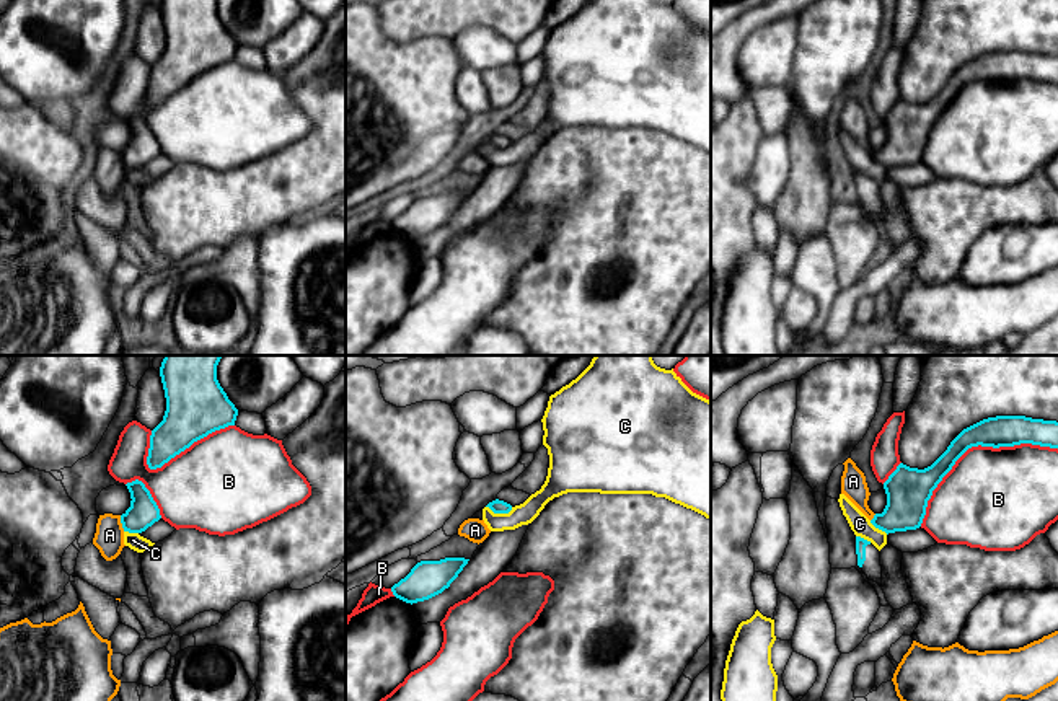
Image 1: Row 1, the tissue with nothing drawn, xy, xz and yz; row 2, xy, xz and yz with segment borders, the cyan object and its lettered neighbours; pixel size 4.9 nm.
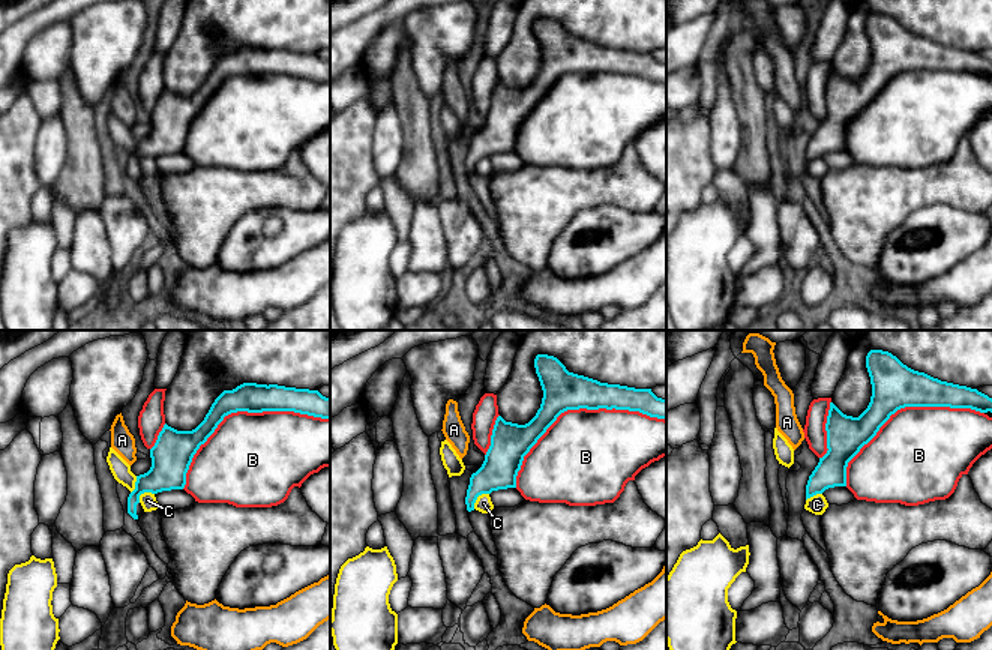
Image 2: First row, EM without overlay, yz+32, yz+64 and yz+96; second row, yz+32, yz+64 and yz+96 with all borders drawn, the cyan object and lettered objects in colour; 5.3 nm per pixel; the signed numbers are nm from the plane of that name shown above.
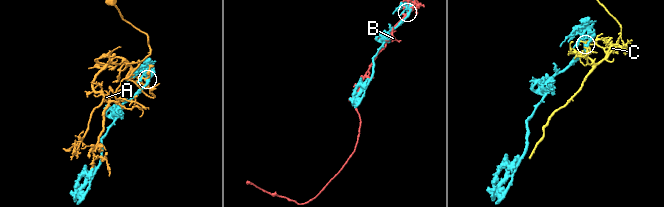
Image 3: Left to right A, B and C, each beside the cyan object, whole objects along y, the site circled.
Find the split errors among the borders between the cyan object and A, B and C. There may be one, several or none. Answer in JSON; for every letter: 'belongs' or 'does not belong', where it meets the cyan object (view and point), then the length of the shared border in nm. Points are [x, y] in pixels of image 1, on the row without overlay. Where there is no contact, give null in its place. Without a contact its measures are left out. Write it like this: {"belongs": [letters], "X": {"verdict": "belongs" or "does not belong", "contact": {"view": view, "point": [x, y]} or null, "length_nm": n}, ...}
{"belongs": [], "A": {"verdict": "does not belong", "contact": {"view": "xy", "point": [121, 157]}, "length_nm": 80}, "B": {"verdict": "does not belong", "contact": {"view": "yz", "point": [974, 80]}, "length_nm": 800}, "C": {"verdict": "does not belong", "contact": {"view": "xz", "point": [499, 147]}, "length_nm": 140}}

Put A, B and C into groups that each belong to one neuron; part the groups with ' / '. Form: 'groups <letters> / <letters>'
groups A / B / C

